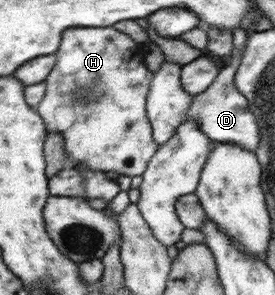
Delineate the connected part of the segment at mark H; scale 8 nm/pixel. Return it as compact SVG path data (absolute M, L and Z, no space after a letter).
M113 26L69 28L62 33L60 46L54 53L56 64L46 77L44 99L35 110L43 118L47 133L57 132L63 136L72 166L131 177L142 175L146 170L158 143L153 139L152 125L146 114L146 95L154 73L145 67L145 46Z

